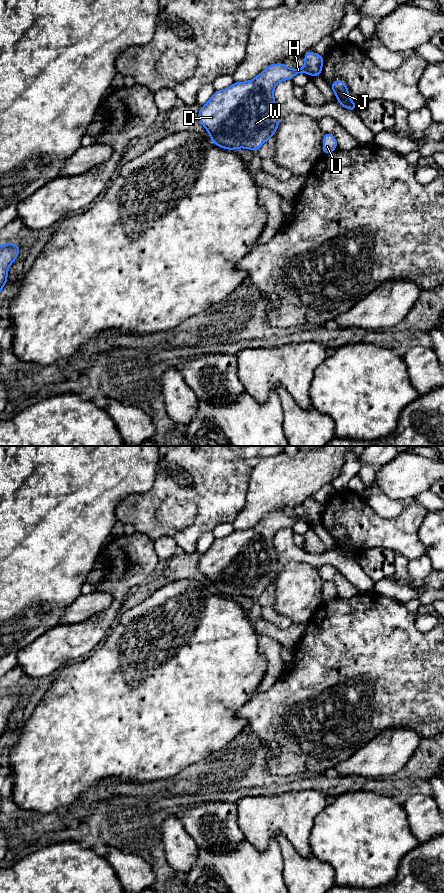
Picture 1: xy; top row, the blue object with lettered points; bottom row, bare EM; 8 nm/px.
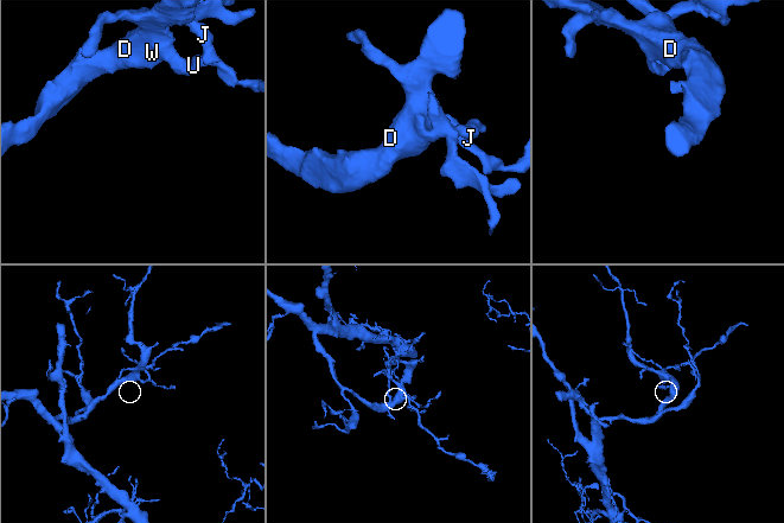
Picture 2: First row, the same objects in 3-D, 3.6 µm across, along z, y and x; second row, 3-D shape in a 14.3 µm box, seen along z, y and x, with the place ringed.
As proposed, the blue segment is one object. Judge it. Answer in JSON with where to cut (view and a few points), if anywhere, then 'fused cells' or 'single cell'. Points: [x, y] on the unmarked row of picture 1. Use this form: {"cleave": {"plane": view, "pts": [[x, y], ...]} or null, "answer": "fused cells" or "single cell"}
{"cleave": null, "answer": "single cell"}

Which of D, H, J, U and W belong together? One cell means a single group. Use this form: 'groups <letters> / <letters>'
groups D H J U W

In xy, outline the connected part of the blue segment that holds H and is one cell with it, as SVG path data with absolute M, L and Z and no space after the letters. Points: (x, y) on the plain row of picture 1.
M312 499L304 502L303 516L288 516L283 510L270 512L254 527L247 530L234 530L230 535L214 539L210 548L200 556L199 569L210 582L210 588L218 595L229 598L247 596L254 600L277 579L281 565L277 560L274 536L283 528L292 528L298 521L321 524L325 506Z

